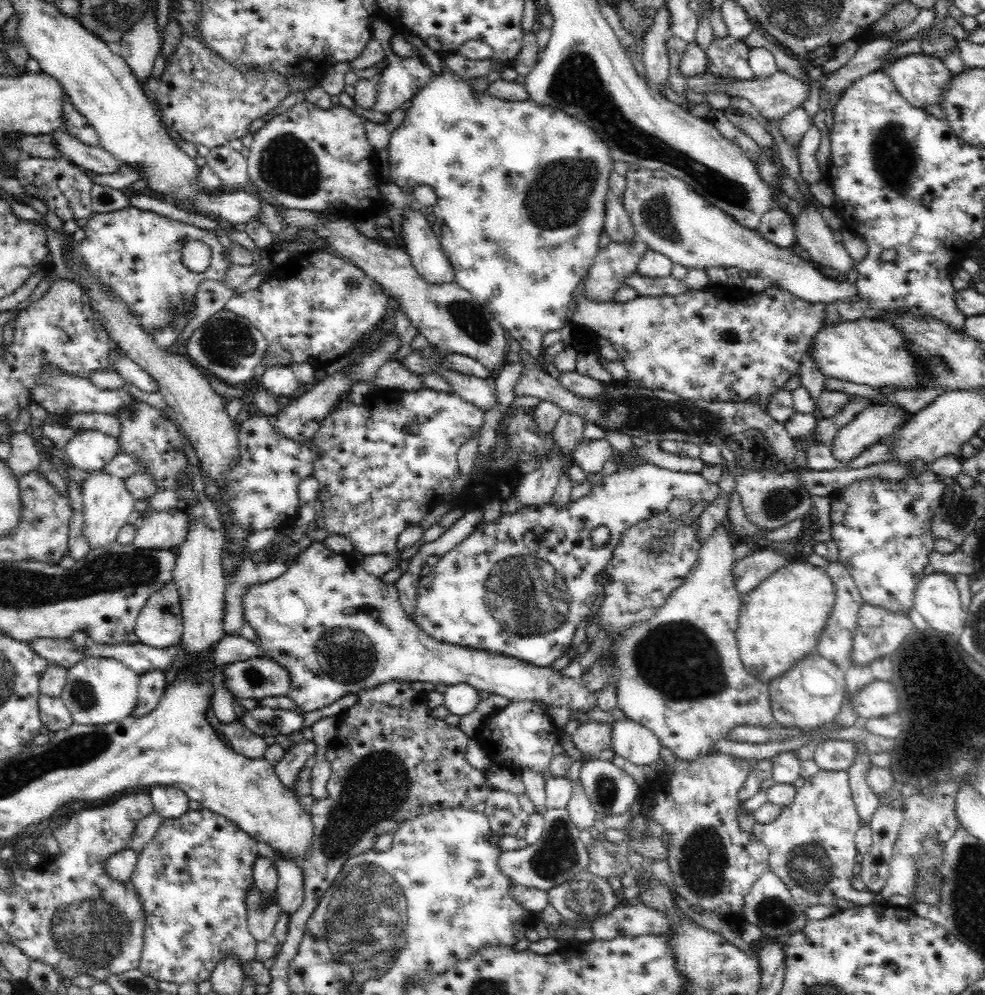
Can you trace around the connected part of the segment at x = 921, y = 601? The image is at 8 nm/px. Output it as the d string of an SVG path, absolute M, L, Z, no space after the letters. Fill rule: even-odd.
M925 574L915 586L911 606L928 627L950 636L960 634L965 611L950 575Z

